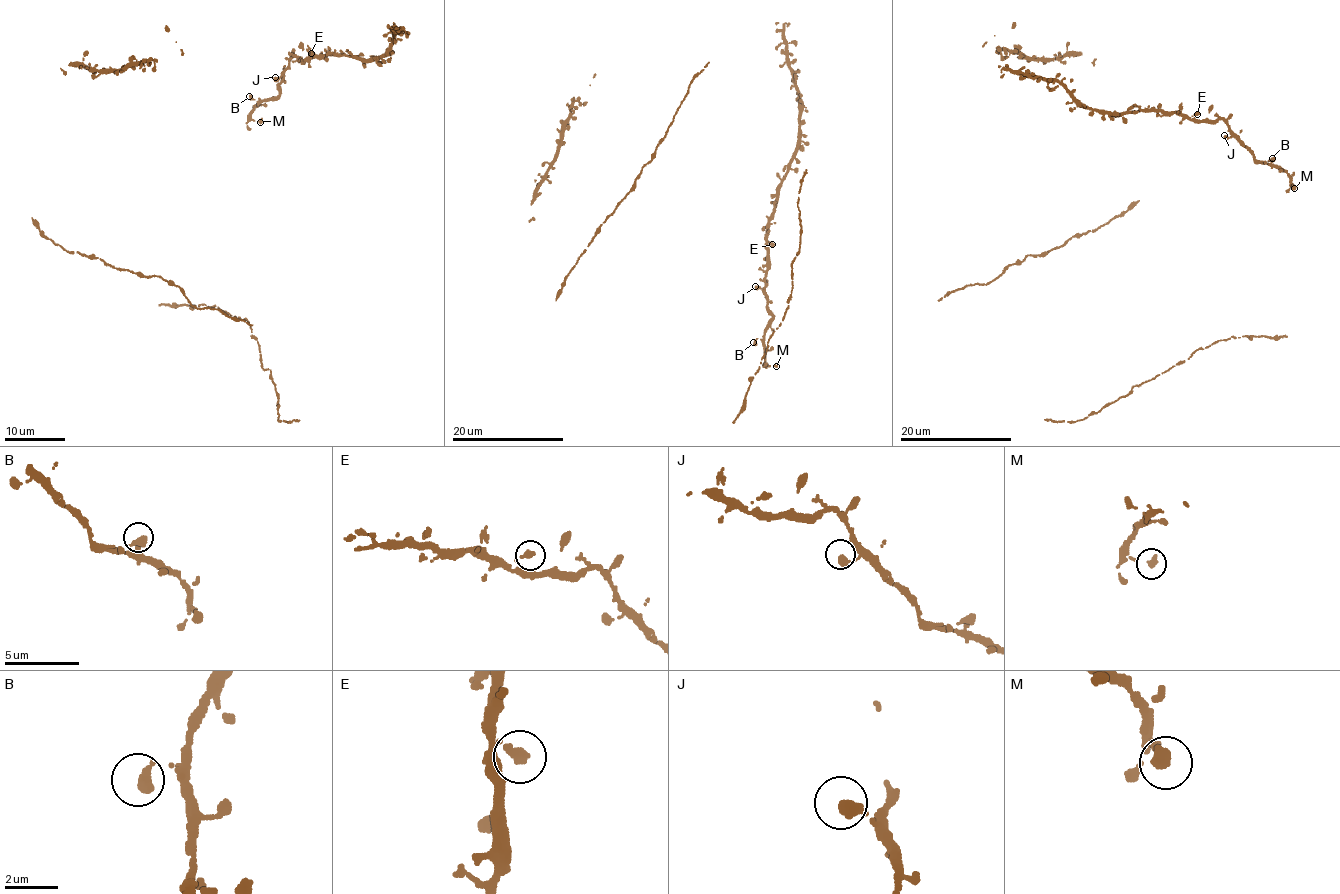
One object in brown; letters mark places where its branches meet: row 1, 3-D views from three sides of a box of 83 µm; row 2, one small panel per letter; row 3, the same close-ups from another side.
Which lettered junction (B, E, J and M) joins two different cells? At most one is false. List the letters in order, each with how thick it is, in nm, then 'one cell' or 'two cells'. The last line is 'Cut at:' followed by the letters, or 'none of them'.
B: calibre 440 nm; one cell
E: calibre 440 nm; one cell
J: calibre 460 nm; one cell
M: calibre 400 nm; one cell
Cut at: none of them

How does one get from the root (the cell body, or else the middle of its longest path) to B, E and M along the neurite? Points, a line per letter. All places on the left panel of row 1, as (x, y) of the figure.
B: (275, 77), (282, 76), (278, 95), (258, 102), (249, 96)
E: (275, 77), (280, 78), (290, 59), (296, 56), (304, 62), (311, 52)
M: (275, 77), (282, 76), (278, 95), (260, 100), (250, 113), (250, 118), (260, 122)

